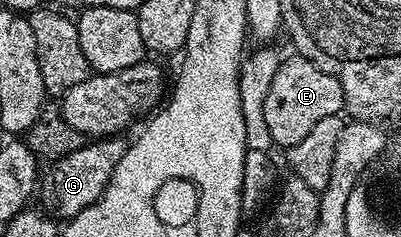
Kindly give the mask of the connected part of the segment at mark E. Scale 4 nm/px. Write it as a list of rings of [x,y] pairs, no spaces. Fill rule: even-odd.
[[[284,57],[280,61],[273,82],[265,96],[265,121],[269,126],[269,136],[276,147],[289,148],[301,144],[305,136],[326,118],[335,118],[338,110],[345,106],[345,86],[336,75],[317,68],[308,58]]]

